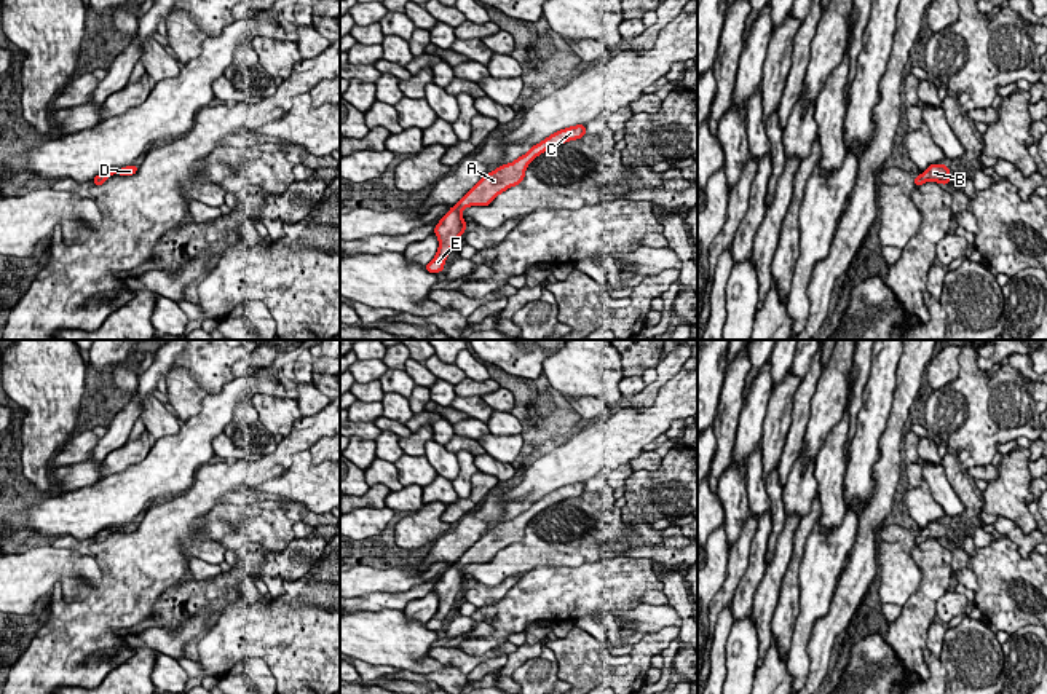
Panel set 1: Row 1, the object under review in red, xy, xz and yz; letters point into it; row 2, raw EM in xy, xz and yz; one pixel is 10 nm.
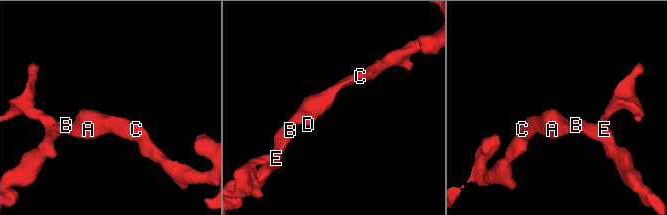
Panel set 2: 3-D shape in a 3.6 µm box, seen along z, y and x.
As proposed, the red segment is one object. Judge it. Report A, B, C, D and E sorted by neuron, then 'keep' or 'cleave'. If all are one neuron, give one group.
A B C D E; keep

